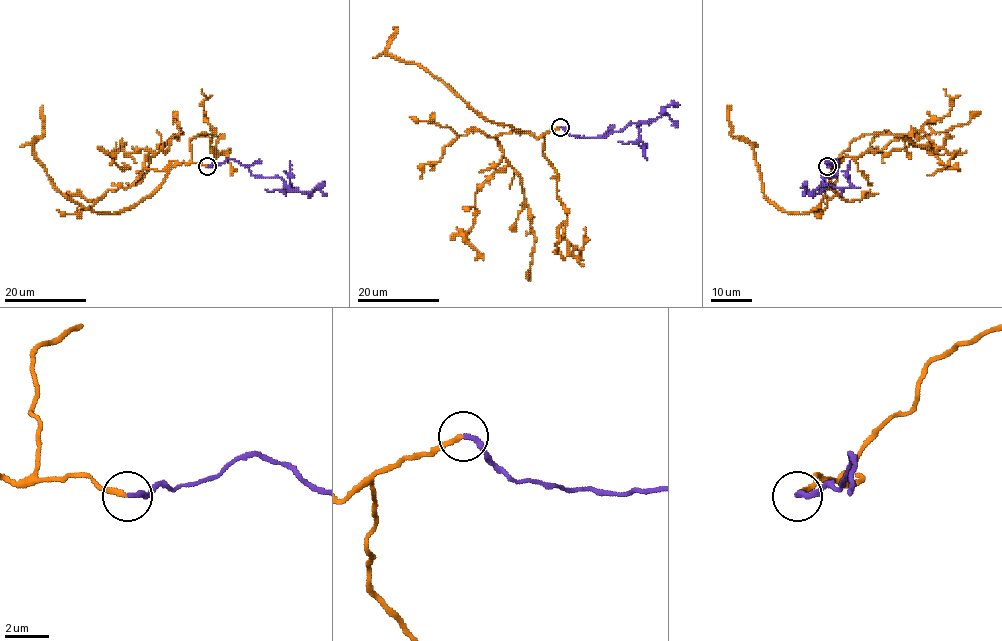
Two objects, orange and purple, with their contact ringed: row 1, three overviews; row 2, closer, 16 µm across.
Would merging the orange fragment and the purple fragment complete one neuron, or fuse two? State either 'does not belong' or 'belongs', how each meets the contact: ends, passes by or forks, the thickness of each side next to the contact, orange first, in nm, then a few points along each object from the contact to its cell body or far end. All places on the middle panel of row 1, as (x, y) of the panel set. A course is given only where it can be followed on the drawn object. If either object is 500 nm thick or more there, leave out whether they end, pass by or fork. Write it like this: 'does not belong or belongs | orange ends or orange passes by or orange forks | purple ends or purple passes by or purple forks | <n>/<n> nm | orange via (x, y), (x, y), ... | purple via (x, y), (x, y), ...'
belongs | orange ends | purple ends | 240/240 nm | orange via (560, 126), (538, 139), (525, 132), (487, 120), (417, 64), (401, 61), (387, 53), (396, 28) | purple via (560, 126), (569, 135), (603, 137), (633, 123), (657, 118), (670, 105), (679, 105)

